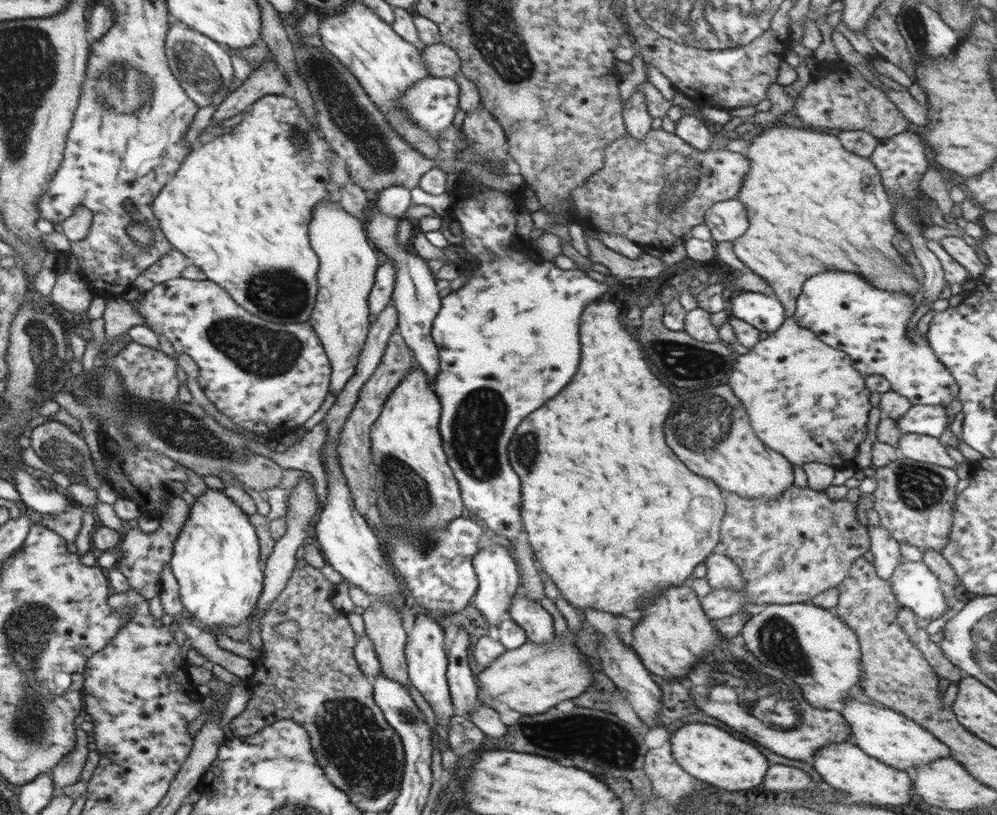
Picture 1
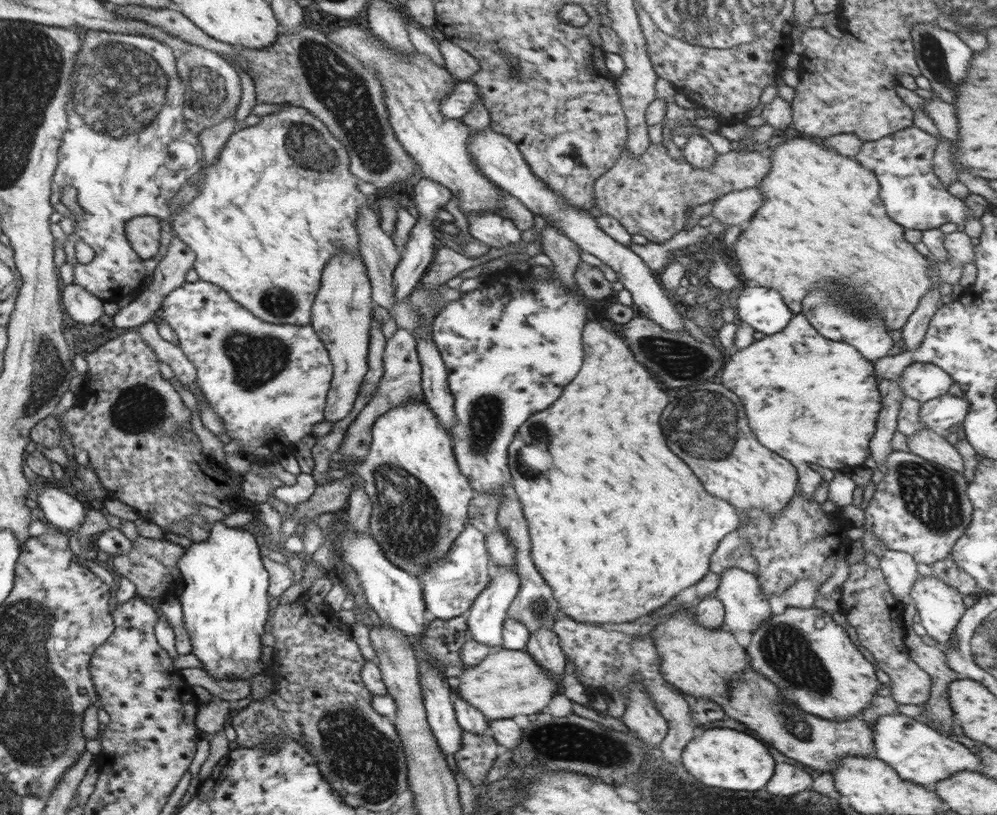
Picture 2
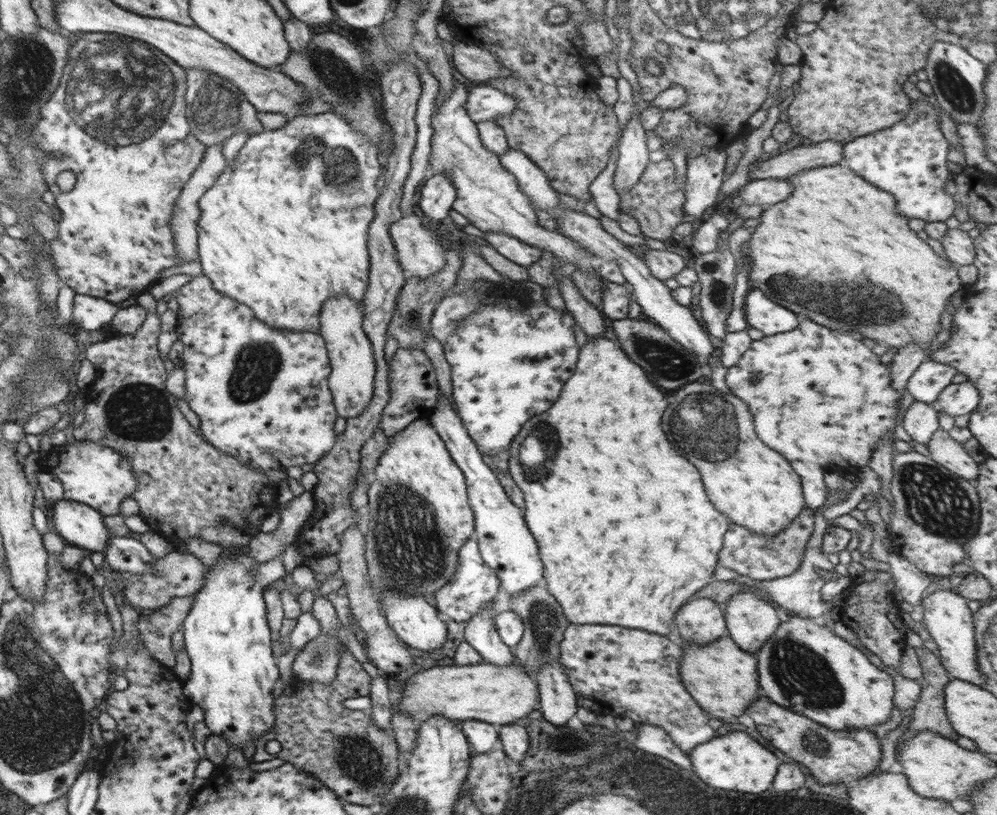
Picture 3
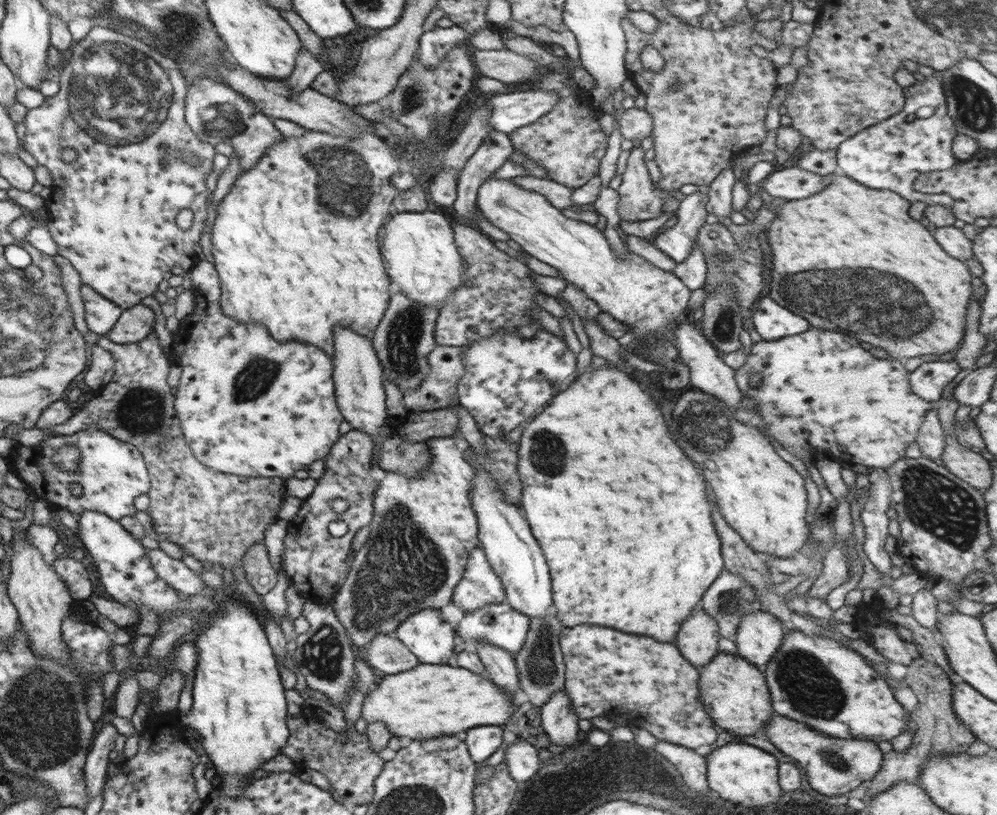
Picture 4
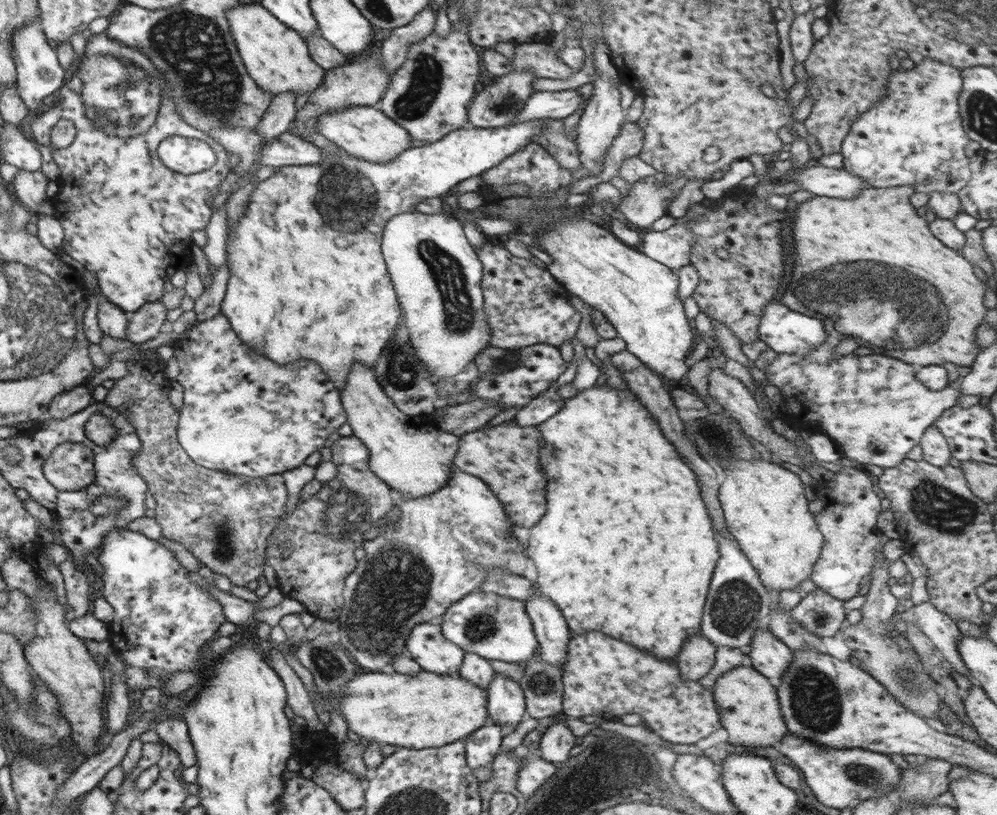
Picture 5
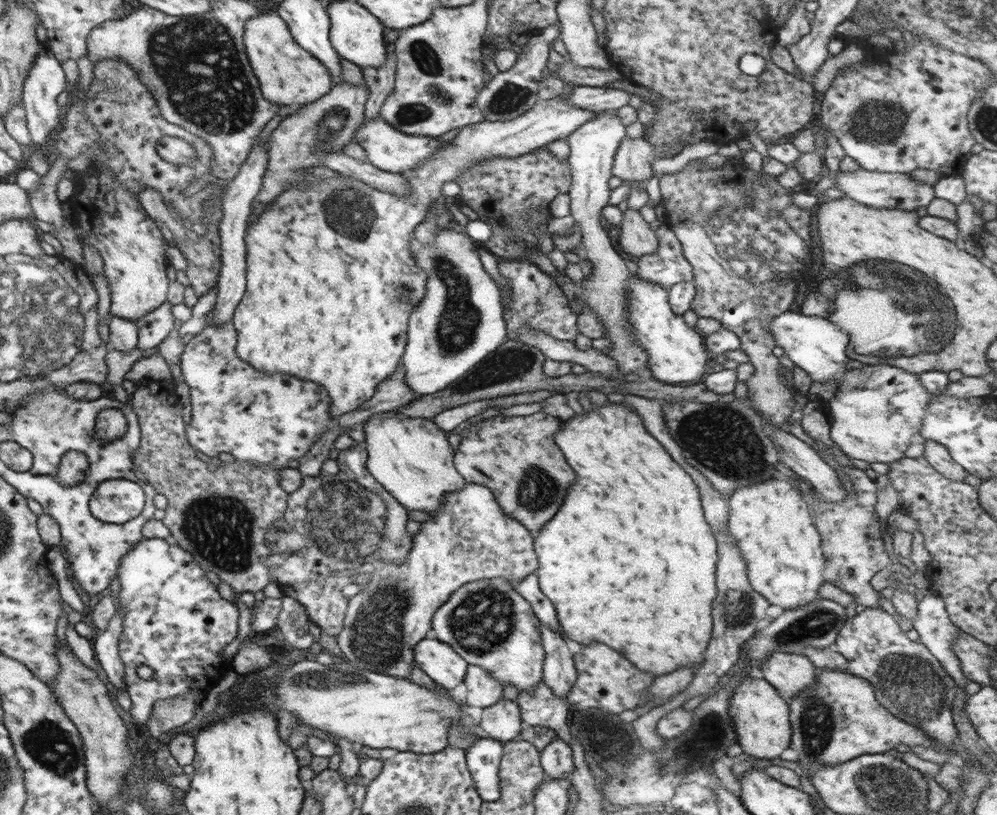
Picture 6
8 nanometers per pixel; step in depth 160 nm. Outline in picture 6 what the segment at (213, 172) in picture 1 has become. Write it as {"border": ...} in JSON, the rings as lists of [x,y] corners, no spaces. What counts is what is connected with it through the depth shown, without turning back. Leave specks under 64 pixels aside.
{"border":[[[566,81],[563,83],[564,89],[562,89],[560,95],[556,98],[541,102],[539,105],[514,120],[486,121],[462,127],[455,138],[447,142],[438,152],[435,152],[435,155],[431,159],[412,167],[411,170],[401,172],[402,178],[406,178],[406,183],[408,183],[410,193],[412,193],[407,197],[399,197],[394,194],[388,194],[388,192],[374,190],[374,188],[369,188],[368,184],[364,184],[364,182],[360,182],[360,180],[344,175],[340,176],[339,173],[338,176],[340,178],[336,176],[336,178],[334,177],[332,179],[300,182],[300,184],[296,184],[296,186],[288,187],[284,190],[282,196],[278,196],[278,198],[274,199],[271,203],[268,203],[267,209],[259,216],[259,219],[248,224],[249,227],[246,231],[246,290],[233,314],[233,326],[237,333],[237,347],[235,348],[237,355],[242,360],[250,363],[257,371],[268,374],[296,374],[296,376],[302,378],[302,380],[312,380],[312,382],[322,384],[322,386],[326,388],[326,392],[330,394],[331,410],[329,411],[332,420],[336,420],[339,416],[342,416],[342,414],[346,414],[346,412],[358,408],[360,404],[366,402],[366,400],[370,400],[376,387],[380,386],[388,377],[391,377],[391,374],[394,374],[394,371],[400,366],[401,358],[404,354],[405,346],[407,345],[409,316],[413,308],[425,295],[427,274],[417,266],[415,258],[413,258],[413,252],[411,252],[411,242],[415,236],[416,226],[425,219],[429,206],[442,195],[442,185],[446,182],[456,181],[456,177],[460,177],[460,175],[462,175],[467,168],[471,168],[473,164],[479,164],[479,162],[483,162],[483,160],[487,160],[487,158],[493,158],[493,156],[516,158],[517,156],[528,154],[533,150],[545,147],[547,144],[554,142],[554,140],[567,138],[567,136],[570,136],[572,132],[582,126],[582,124],[594,120],[594,118],[600,114],[600,112],[596,113],[594,111],[586,111],[572,107],[572,105],[570,105],[570,100],[567,100],[567,98],[569,94],[572,93],[572,90],[578,88],[578,85],[570,85],[570,83],[566,83]]]}

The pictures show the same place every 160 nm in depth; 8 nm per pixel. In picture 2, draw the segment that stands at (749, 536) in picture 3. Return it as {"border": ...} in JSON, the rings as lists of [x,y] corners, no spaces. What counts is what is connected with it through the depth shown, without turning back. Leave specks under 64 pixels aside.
{"border":[[[738,530],[724,537],[710,558],[709,571],[721,573],[730,568],[742,569],[754,576],[758,568],[756,559],[752,557],[752,545],[746,543]]]}

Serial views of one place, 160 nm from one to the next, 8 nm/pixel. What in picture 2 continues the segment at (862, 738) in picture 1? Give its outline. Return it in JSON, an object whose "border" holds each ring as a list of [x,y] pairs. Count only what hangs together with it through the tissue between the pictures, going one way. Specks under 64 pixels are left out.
{"border":[[[902,713],[882,715],[871,729],[875,757],[889,764],[902,780],[935,790],[936,784],[957,772],[980,770],[980,759],[972,750],[915,717]]]}

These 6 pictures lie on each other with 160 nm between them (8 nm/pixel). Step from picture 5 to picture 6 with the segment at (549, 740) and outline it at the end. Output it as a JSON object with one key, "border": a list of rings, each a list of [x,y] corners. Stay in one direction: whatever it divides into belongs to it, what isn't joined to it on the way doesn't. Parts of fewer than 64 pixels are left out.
{"border":[[[560,738],[552,739],[540,753],[541,767],[550,779],[566,779],[575,769],[573,750]]]}

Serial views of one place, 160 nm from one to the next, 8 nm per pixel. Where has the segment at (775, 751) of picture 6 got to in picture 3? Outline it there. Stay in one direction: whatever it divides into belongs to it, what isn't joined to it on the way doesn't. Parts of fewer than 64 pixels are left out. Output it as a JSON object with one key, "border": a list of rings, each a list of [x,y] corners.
{"border":[[[727,634],[705,645],[684,646],[683,644],[682,647],[684,658],[680,660],[679,670],[682,684],[692,695],[692,698],[710,716],[722,720],[722,722],[732,722],[732,720],[746,712],[751,702],[760,698],[762,693],[760,692],[757,673],[757,658],[744,652]]]}

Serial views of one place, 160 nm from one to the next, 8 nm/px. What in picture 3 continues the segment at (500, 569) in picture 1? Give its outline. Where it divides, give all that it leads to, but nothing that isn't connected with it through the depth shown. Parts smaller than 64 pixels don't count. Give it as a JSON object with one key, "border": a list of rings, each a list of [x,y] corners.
{"border":[[[492,601],[486,603],[487,607],[477,612],[465,625],[465,641],[470,643],[484,662],[496,664],[496,666],[510,666],[515,661],[511,647],[503,643],[494,624],[493,618],[497,615],[496,604]]]}

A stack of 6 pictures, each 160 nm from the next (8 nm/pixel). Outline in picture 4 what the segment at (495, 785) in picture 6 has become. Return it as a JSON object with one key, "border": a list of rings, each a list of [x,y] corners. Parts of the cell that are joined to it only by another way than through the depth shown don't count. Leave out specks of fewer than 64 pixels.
{"border":[[[480,725],[466,731],[464,742],[475,763],[481,764],[505,745],[502,741],[502,732],[499,725]]]}

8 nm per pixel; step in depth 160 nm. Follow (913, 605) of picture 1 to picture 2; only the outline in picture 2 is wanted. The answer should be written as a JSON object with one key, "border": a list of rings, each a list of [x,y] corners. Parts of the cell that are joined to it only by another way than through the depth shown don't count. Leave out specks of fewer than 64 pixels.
{"border":[[[920,576],[917,581],[910,597],[920,616],[919,624],[938,642],[939,648],[947,649],[953,645],[955,626],[967,609],[963,596],[936,576]]]}

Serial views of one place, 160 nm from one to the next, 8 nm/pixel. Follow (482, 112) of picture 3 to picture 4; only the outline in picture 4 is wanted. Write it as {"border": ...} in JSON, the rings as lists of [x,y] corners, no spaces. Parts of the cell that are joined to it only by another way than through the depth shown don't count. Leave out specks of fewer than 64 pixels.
{"border":[[[510,91],[497,93],[484,105],[492,109],[488,125],[506,133],[528,126],[546,116],[558,102],[559,96],[552,91]]]}

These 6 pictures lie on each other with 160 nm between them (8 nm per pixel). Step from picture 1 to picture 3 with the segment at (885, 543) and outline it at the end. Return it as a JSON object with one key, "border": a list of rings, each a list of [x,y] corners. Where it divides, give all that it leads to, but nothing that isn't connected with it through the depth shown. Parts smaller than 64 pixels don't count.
{"border":[[[892,553],[887,562],[891,568],[891,589],[896,588],[905,604],[920,605],[932,581],[929,574],[912,565],[904,556]]]}

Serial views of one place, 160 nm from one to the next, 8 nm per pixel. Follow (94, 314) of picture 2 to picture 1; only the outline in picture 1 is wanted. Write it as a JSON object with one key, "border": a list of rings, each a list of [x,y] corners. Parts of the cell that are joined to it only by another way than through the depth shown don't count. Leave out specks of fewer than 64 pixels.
{"border":[[[57,262],[57,277],[49,297],[50,301],[74,314],[86,313],[94,293],[90,288],[86,288],[83,278],[78,278],[78,273],[70,273],[62,268],[62,264],[58,266]]]}

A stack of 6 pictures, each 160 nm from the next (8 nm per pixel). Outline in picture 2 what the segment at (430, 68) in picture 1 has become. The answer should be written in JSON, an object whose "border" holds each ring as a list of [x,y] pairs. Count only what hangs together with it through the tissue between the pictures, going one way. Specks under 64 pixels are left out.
{"border":[[[440,41],[437,47],[446,63],[445,70],[452,75],[452,79],[468,82],[480,70],[480,63],[470,53],[451,41]]]}

